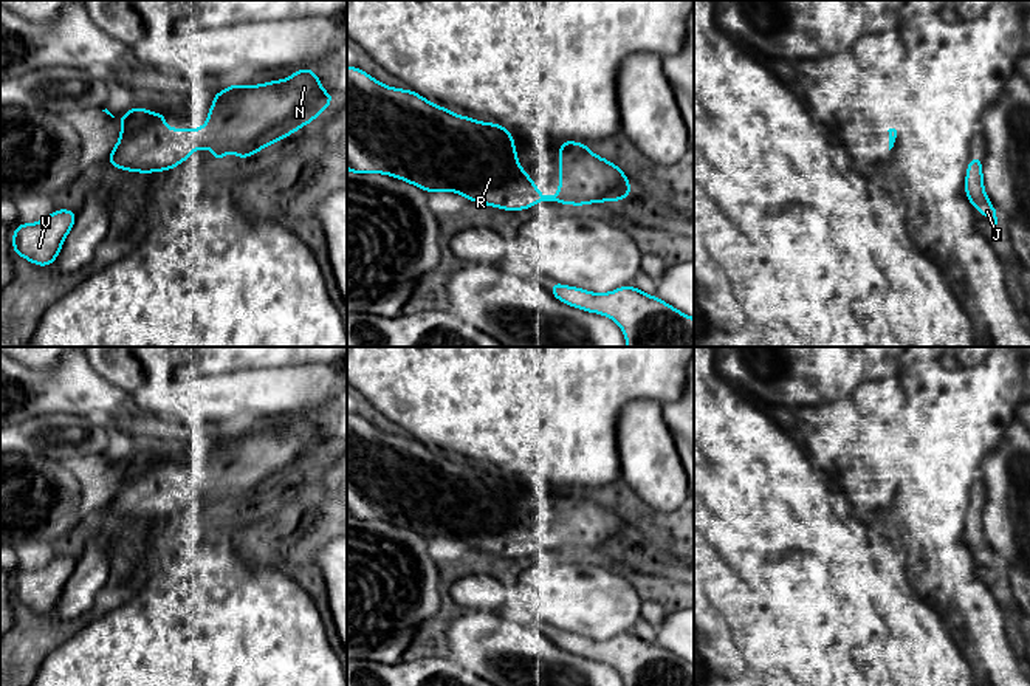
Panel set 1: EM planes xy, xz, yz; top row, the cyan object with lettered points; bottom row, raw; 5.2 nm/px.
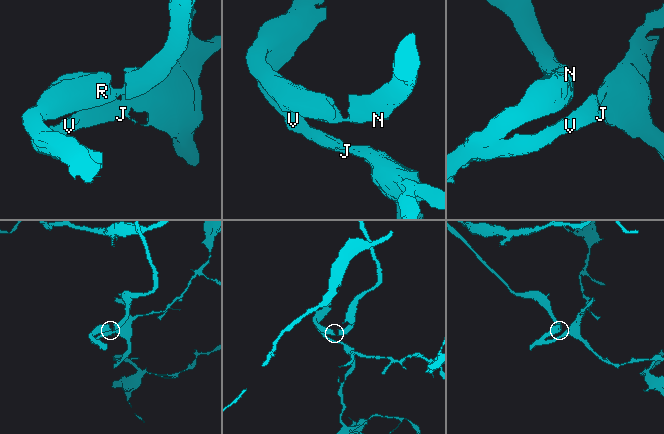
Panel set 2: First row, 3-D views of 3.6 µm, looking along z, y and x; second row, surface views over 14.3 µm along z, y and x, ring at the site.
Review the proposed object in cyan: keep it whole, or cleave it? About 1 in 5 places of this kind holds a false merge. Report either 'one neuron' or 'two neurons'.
one neuron

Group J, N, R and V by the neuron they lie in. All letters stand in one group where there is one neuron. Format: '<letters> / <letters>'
J N R V

